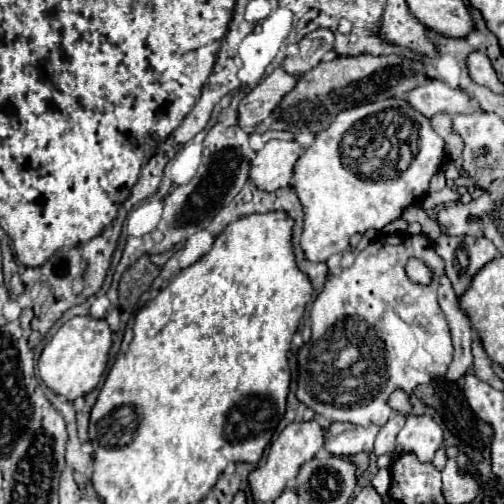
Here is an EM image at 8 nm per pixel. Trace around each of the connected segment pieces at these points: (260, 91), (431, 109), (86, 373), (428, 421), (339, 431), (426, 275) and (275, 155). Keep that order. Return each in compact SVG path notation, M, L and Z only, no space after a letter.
M277 67L245 99L241 99L239 125L247 133L253 133L255 127L279 107L279 101L291 93L295 81L299 81L299 75L289 75L283 67Z
M429 81L421 87L415 87L409 95L407 101L411 107L421 111L425 117L433 117L435 113L473 113L481 111L479 107L473 107L473 99L469 93L463 89L453 89L443 81Z
M93 317L69 319L65 325L59 327L59 331L53 335L53 339L47 343L47 347L41 353L39 359L41 381L51 391L67 397L69 401L75 401L77 397L85 397L97 387L101 375L107 369L111 343L113 343L111 329L105 319L93 319Z
M409 415L407 425L397 435L395 449L399 453L413 453L419 461L427 463L443 443L441 427L427 415Z
M331 423L325 433L325 449L333 455L355 455L361 451L373 451L373 441L379 433L379 425L353 427L351 423Z
M415 257L407 261L405 271L407 271L409 279L411 279L413 283L419 283L419 285L429 285L431 279L433 279L433 271L431 271L431 267L425 265L421 259L415 259Z
M273 139L265 143L265 147L257 151L255 159L251 161L251 181L263 191L277 191L281 187L287 187L291 183L295 163L301 153L303 147L295 139Z

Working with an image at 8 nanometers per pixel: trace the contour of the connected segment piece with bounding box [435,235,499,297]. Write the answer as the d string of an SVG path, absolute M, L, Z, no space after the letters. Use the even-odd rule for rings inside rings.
M439 237L435 241L435 251L445 261L445 273L461 297L469 287L473 277L493 261L499 251L485 237Z

